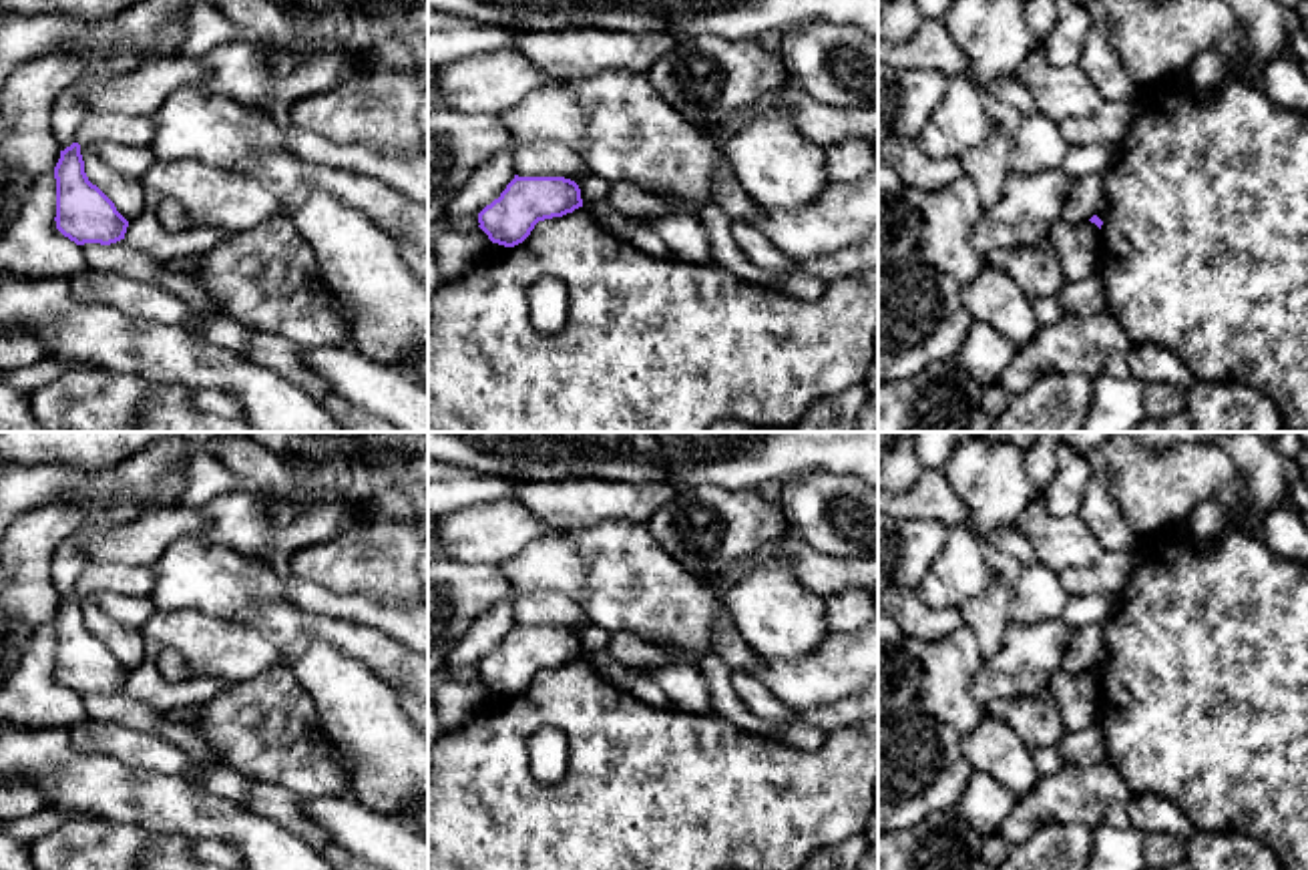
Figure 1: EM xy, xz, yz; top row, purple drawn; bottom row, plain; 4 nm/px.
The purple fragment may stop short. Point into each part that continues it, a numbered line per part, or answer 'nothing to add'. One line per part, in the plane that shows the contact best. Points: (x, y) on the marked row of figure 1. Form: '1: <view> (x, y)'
nothing to add

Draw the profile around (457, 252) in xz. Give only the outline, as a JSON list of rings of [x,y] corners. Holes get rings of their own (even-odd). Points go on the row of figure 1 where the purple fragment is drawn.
[[[476,227],[468,233],[442,233],[430,253],[438,259],[442,281],[466,273],[486,253],[488,235]]]

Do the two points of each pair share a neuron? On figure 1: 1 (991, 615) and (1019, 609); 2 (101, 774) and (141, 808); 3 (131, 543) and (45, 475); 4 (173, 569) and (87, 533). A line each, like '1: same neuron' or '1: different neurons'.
1: different neurons
2: same neuron
3: different neurons
4: different neurons

